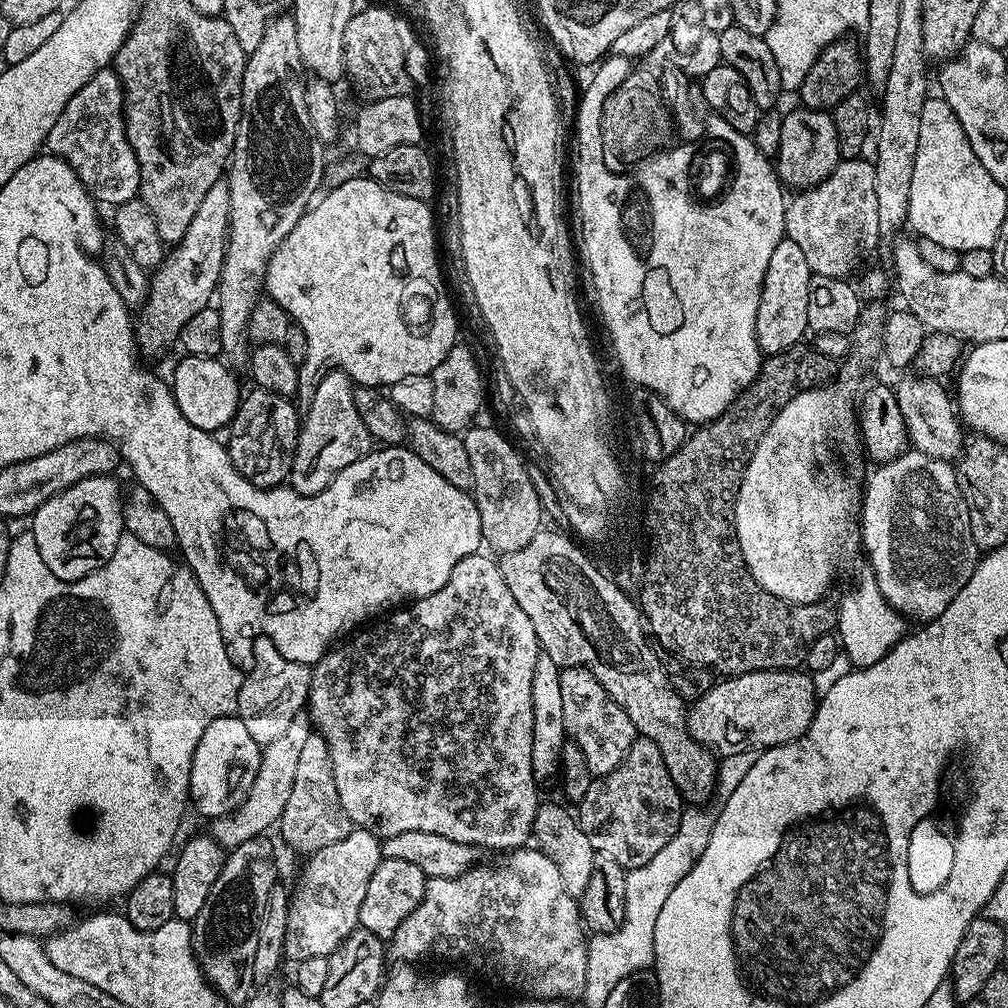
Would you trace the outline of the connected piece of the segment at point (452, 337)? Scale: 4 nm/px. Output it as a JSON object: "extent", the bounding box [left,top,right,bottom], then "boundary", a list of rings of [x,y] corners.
{"extent":[263,175,458,389],"boundary":[[[367,175],[354,178],[353,181],[337,183],[333,187],[328,193],[325,191],[308,211],[302,214],[298,226],[294,226],[294,230],[290,230],[290,234],[286,234],[284,241],[274,250],[268,269],[264,272],[263,291],[267,299],[278,302],[278,306],[282,306],[282,310],[286,310],[286,314],[292,317],[295,327],[300,328],[306,336],[307,353],[302,365],[303,373],[316,378],[329,370],[339,370],[350,377],[353,385],[374,389],[391,386],[394,382],[411,378],[414,374],[429,375],[458,343],[456,312],[448,301],[448,292],[444,289],[443,278],[440,277],[440,260],[436,257],[436,224],[432,221],[429,205],[418,198],[395,192],[387,184],[379,184]]]}

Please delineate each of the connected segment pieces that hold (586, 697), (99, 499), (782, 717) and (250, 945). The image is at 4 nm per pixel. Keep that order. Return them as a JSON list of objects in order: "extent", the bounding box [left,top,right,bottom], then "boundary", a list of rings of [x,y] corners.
[{"extent":[560,668,638,777],"boundary":[[[562,668],[560,670],[562,678],[562,711],[566,721],[566,736],[571,743],[586,754],[586,762],[590,766],[593,777],[605,776],[610,774],[626,758],[630,746],[635,742],[638,735],[634,722],[610,698],[610,694],[590,674],[588,668]]]},{"extent":[30,475,125,582],"boundary":[[[115,475],[91,476],[82,478],[74,486],[62,490],[54,498],[50,498],[30,517],[30,531],[32,537],[38,542],[38,554],[40,560],[46,562],[50,574],[65,582],[79,582],[87,573],[98,570],[111,558],[118,546],[121,536],[125,535],[124,530],[124,505],[122,499],[122,488],[116,481]]]},{"extent":[686,671,818,757],"boundary":[[[807,671],[747,672],[741,676],[721,679],[721,681],[721,684],[720,681],[713,683],[711,690],[706,695],[698,697],[686,712],[688,733],[705,748],[715,749],[721,757],[733,756],[739,752],[747,753],[748,748],[763,750],[796,740],[804,735],[804,731],[810,726],[816,713],[818,693],[812,676]]]},{"extent":[191,838,277,1006],"boundary":[[[268,838],[242,842],[242,846],[231,849],[225,855],[222,874],[218,874],[218,882],[214,882],[214,887],[210,889],[210,898],[206,898],[206,906],[202,906],[196,919],[191,921],[192,949],[196,961],[200,964],[208,983],[229,1006],[243,1006],[248,997],[253,995],[254,985],[257,983],[254,978],[254,953],[258,947],[258,930],[266,914],[270,890],[277,882],[276,860],[272,857],[272,844]]]}]

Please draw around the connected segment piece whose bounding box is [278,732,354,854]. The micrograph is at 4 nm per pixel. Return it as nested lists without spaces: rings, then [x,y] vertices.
[[[313,733],[306,743],[294,774],[294,786],[278,821],[280,836],[296,852],[311,854],[331,843],[342,842],[352,832],[354,825],[341,808],[338,790],[333,776],[333,764],[329,760],[329,747],[321,734]]]

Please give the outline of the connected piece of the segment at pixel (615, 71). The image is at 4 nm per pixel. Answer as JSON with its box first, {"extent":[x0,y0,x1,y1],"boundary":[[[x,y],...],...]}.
{"extent":[574,55,786,426],"boundary":[[[609,55],[599,61],[595,65],[596,73],[593,74],[588,89],[585,92],[583,90],[579,97],[578,111],[574,116],[574,136],[580,139],[580,150],[576,157],[580,162],[582,240],[584,249],[588,251],[590,284],[596,287],[594,300],[596,304],[600,303],[600,316],[608,327],[608,336],[612,339],[613,350],[616,351],[615,363],[618,368],[636,386],[657,392],[689,425],[703,426],[712,420],[717,420],[756,381],[756,376],[760,372],[762,353],[756,341],[758,302],[764,289],[764,279],[770,266],[770,257],[774,254],[774,246],[778,246],[778,242],[786,239],[785,189],[776,174],[773,161],[756,149],[756,143],[752,141],[751,135],[734,130],[734,126],[730,126],[730,122],[726,122],[722,117],[711,120],[712,128],[708,128],[708,136],[704,136],[702,142],[697,142],[692,152],[672,152],[672,156],[652,160],[648,168],[632,172],[632,176],[612,176],[612,172],[604,172],[604,168],[600,168],[600,152],[596,152],[596,128],[592,128],[592,124],[596,124],[596,112],[600,112],[600,100],[604,100],[604,96],[608,96],[608,92],[616,88],[616,80],[620,80],[625,70],[630,70],[632,67],[634,67],[633,61],[627,56]]]}

